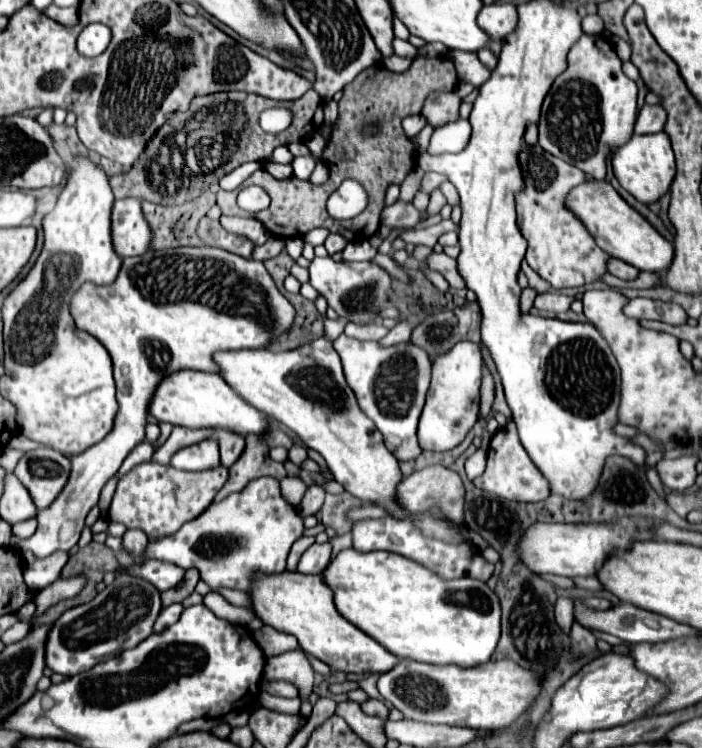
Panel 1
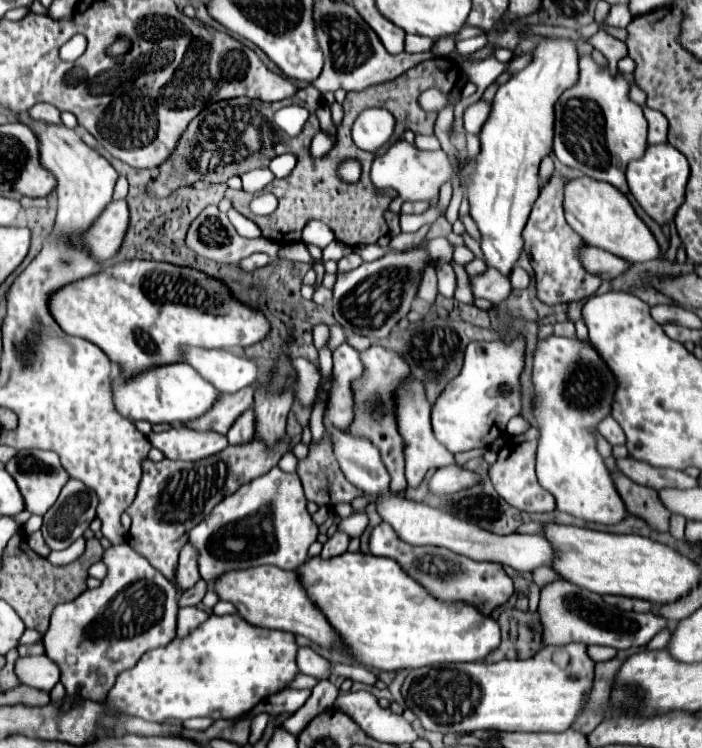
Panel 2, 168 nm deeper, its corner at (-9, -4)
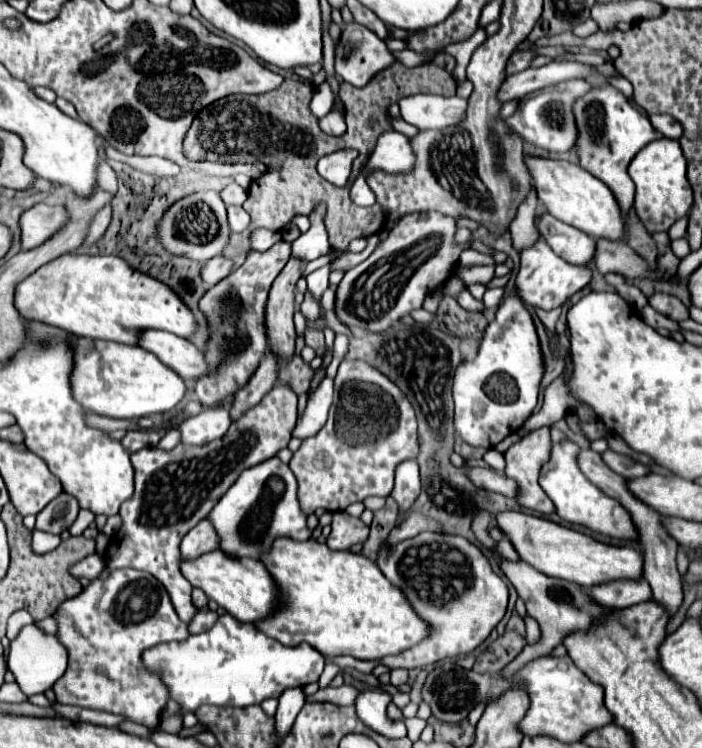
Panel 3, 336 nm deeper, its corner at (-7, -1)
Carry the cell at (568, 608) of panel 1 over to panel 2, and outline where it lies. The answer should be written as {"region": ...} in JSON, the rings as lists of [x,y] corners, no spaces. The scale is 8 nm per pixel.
{"region":[[[570,642],[564,646],[544,646],[536,658],[504,660],[496,664],[438,664],[410,670],[402,682],[402,696],[426,730],[434,732],[474,732],[474,730],[504,730],[504,732],[564,732],[576,720],[582,708],[582,696],[592,688],[594,662],[586,652],[586,644]]]}

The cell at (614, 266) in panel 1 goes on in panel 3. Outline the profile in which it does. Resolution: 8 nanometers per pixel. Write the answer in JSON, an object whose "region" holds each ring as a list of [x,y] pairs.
{"region":[[[540,213],[540,219],[536,219],[536,227],[542,239],[564,261],[572,265],[586,265],[588,261],[592,261],[594,239],[588,237],[584,231],[578,231],[576,227],[562,223],[550,213],[544,213],[544,215]]]}

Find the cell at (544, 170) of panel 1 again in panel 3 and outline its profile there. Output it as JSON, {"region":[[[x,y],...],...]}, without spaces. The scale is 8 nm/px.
{"region":[[[542,239],[534,247],[524,249],[520,253],[520,261],[522,263],[520,263],[520,269],[518,269],[518,275],[516,275],[516,287],[520,291],[522,301],[526,305],[532,305],[532,307],[540,307],[540,309],[562,307],[574,293],[584,289],[592,279],[590,269],[566,263]]]}

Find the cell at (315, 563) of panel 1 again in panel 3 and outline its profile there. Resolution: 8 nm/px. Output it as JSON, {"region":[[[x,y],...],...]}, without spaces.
{"region":[[[346,511],[332,513],[332,533],[328,537],[328,547],[336,551],[350,549],[356,543],[364,543],[368,539],[370,527],[360,519],[350,517]]]}

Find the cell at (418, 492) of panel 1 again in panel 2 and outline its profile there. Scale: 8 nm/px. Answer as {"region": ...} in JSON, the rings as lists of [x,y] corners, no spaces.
{"region":[[[444,466],[434,472],[434,476],[428,482],[428,490],[434,496],[444,496],[444,494],[456,494],[460,490],[466,490],[478,482],[478,474],[462,468],[462,466]]]}

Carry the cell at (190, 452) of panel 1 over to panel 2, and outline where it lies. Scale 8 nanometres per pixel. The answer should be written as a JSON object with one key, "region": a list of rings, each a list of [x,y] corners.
{"region":[[[184,426],[172,428],[166,432],[152,432],[148,434],[148,440],[154,448],[158,448],[166,458],[170,460],[182,460],[182,462],[196,462],[202,458],[208,458],[212,454],[222,452],[228,446],[226,436],[212,434],[212,432],[196,432],[188,430]]]}

